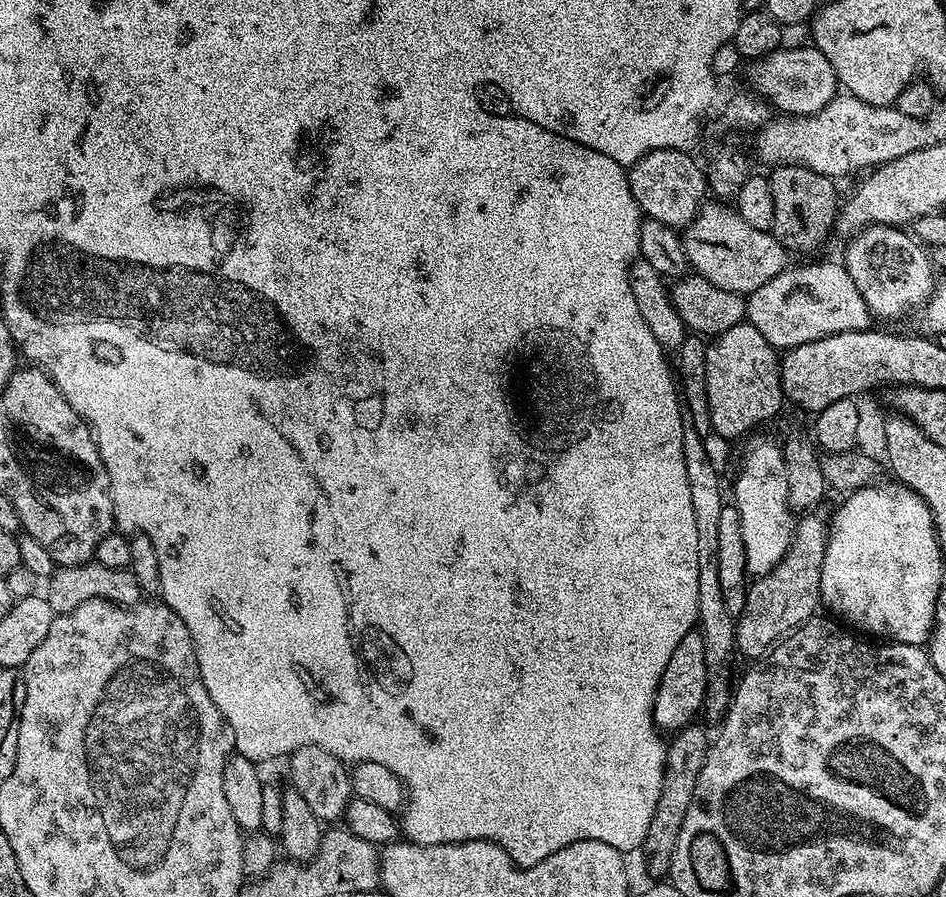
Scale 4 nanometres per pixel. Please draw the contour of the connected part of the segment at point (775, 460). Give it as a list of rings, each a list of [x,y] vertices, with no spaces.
[[[764,444],[761,448],[752,448],[744,465],[740,468],[740,477],[736,480],[736,500],[734,507],[742,518],[742,542],[746,546],[746,570],[749,577],[759,578],[770,574],[774,566],[786,554],[792,541],[794,531],[794,509],[788,505],[788,487],[786,486],[786,462],[783,451],[772,444]]]

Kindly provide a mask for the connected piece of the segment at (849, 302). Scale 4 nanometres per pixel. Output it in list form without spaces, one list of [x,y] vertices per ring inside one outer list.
[[[824,260],[809,268],[789,266],[766,286],[747,293],[746,320],[771,348],[787,350],[843,332],[863,332],[874,317],[843,263]]]

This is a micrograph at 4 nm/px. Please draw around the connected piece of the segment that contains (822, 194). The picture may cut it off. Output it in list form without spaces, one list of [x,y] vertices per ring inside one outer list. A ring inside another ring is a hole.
[[[781,164],[771,169],[768,181],[770,182],[770,194],[774,194],[774,226],[772,227],[771,233],[775,236],[776,241],[779,242],[783,248],[787,248],[789,253],[792,254],[796,254],[796,252],[812,252],[815,248],[822,247],[823,244],[827,242],[828,235],[833,235],[834,225],[838,215],[838,199],[836,200],[836,188],[832,185],[835,184],[833,177],[818,174],[814,170],[810,170],[801,164]]]

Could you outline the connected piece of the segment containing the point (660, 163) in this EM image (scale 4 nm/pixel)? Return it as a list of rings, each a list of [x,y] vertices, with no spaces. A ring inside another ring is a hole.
[[[654,150],[627,169],[626,179],[630,182],[632,199],[638,202],[647,219],[677,230],[683,230],[692,223],[706,200],[706,172],[692,155],[688,150]]]

